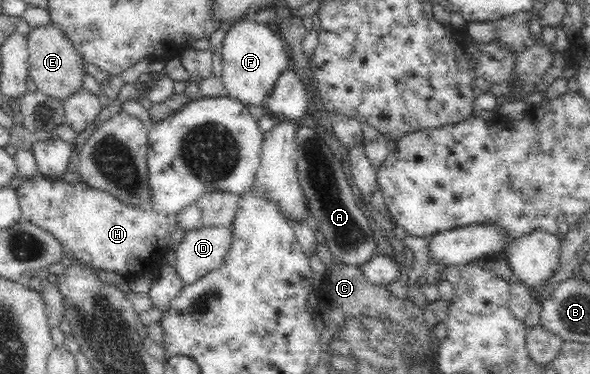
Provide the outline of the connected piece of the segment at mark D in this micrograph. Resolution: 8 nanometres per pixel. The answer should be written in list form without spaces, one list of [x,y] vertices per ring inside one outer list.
[[[230,223],[215,226],[200,226],[190,228],[176,247],[176,271],[179,271],[184,285],[192,283],[205,273],[218,269],[223,265],[224,259],[232,247],[234,239],[234,224]]]

